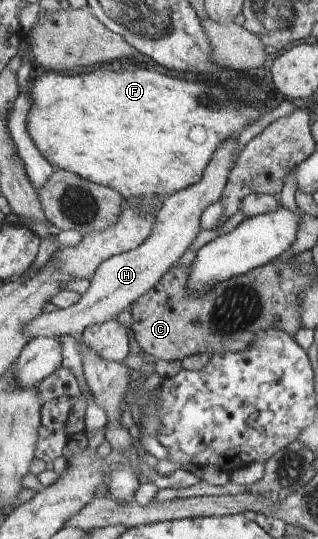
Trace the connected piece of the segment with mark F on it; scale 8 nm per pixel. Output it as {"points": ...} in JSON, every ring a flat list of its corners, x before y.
{"points":[[99,65,98,69,94,69,91,72,74,75,67,75,65,72,47,71,42,75,35,76,33,81,31,91,33,93,33,107,31,107,27,117,27,129,31,139,37,144,39,151,49,163,53,164,53,167,73,172,75,175,80,175,83,179,91,181,91,183,110,187,124,198,132,198,133,196,149,197,152,195,165,198,177,193,177,191,191,187,195,183,199,183,203,179,207,165,211,163,211,159,214,158,218,147,226,143,227,139,238,137,243,129,247,129,251,123,255,123,265,113,263,109,257,109,257,107,249,105,243,99,237,99,237,115,219,115,219,111,225,109,225,107,196,107,196,104,201,104,199,102,199,95,202,93,201,89,201,85,199,86,196,82,184,81,184,79,179,79,177,76,171,77,171,75,165,75,165,73,158,73,155,69,146,69,144,67,140,67,135,71,122,69,111,71,107,67]]}

